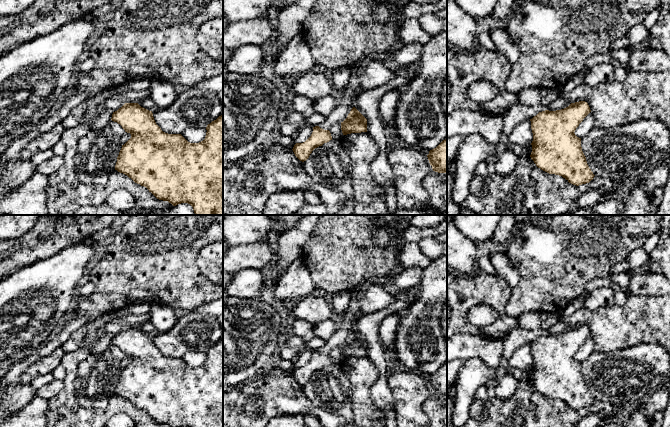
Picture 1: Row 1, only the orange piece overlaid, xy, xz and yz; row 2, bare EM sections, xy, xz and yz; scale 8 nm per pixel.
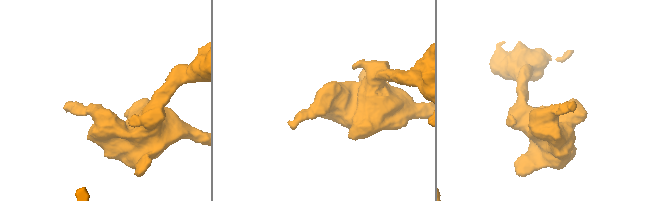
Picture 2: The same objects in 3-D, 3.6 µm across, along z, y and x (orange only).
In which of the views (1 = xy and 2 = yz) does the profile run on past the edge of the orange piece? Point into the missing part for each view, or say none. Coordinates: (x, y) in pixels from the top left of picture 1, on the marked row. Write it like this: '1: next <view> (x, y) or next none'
1: next none
2: next none

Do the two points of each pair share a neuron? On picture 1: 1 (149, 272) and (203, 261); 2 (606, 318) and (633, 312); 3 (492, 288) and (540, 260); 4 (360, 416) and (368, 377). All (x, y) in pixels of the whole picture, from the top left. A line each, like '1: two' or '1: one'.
1: two
2: one
3: two
4: one

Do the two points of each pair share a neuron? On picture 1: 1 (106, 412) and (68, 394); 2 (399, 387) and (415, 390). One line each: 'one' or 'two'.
1: one
2: one

